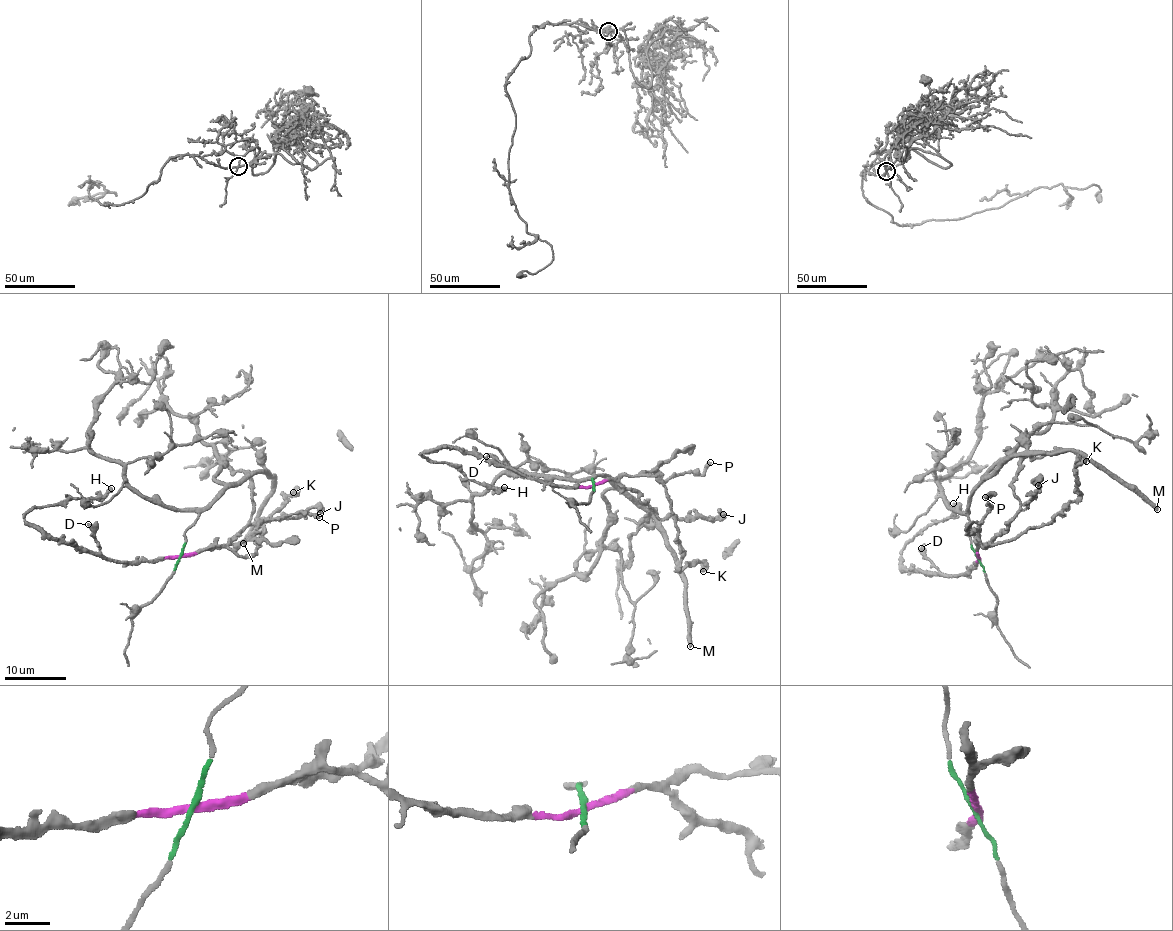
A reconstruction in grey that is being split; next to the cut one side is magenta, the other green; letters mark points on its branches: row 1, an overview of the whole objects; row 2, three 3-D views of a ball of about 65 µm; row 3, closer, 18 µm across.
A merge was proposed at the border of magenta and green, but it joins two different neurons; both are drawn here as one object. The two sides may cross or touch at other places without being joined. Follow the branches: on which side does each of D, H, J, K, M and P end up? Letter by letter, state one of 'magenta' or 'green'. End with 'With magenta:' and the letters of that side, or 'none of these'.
D: magenta
H: magenta
J: magenta
K: magenta
M: green
P: magenta
With magenta: D, H, J, K, P

